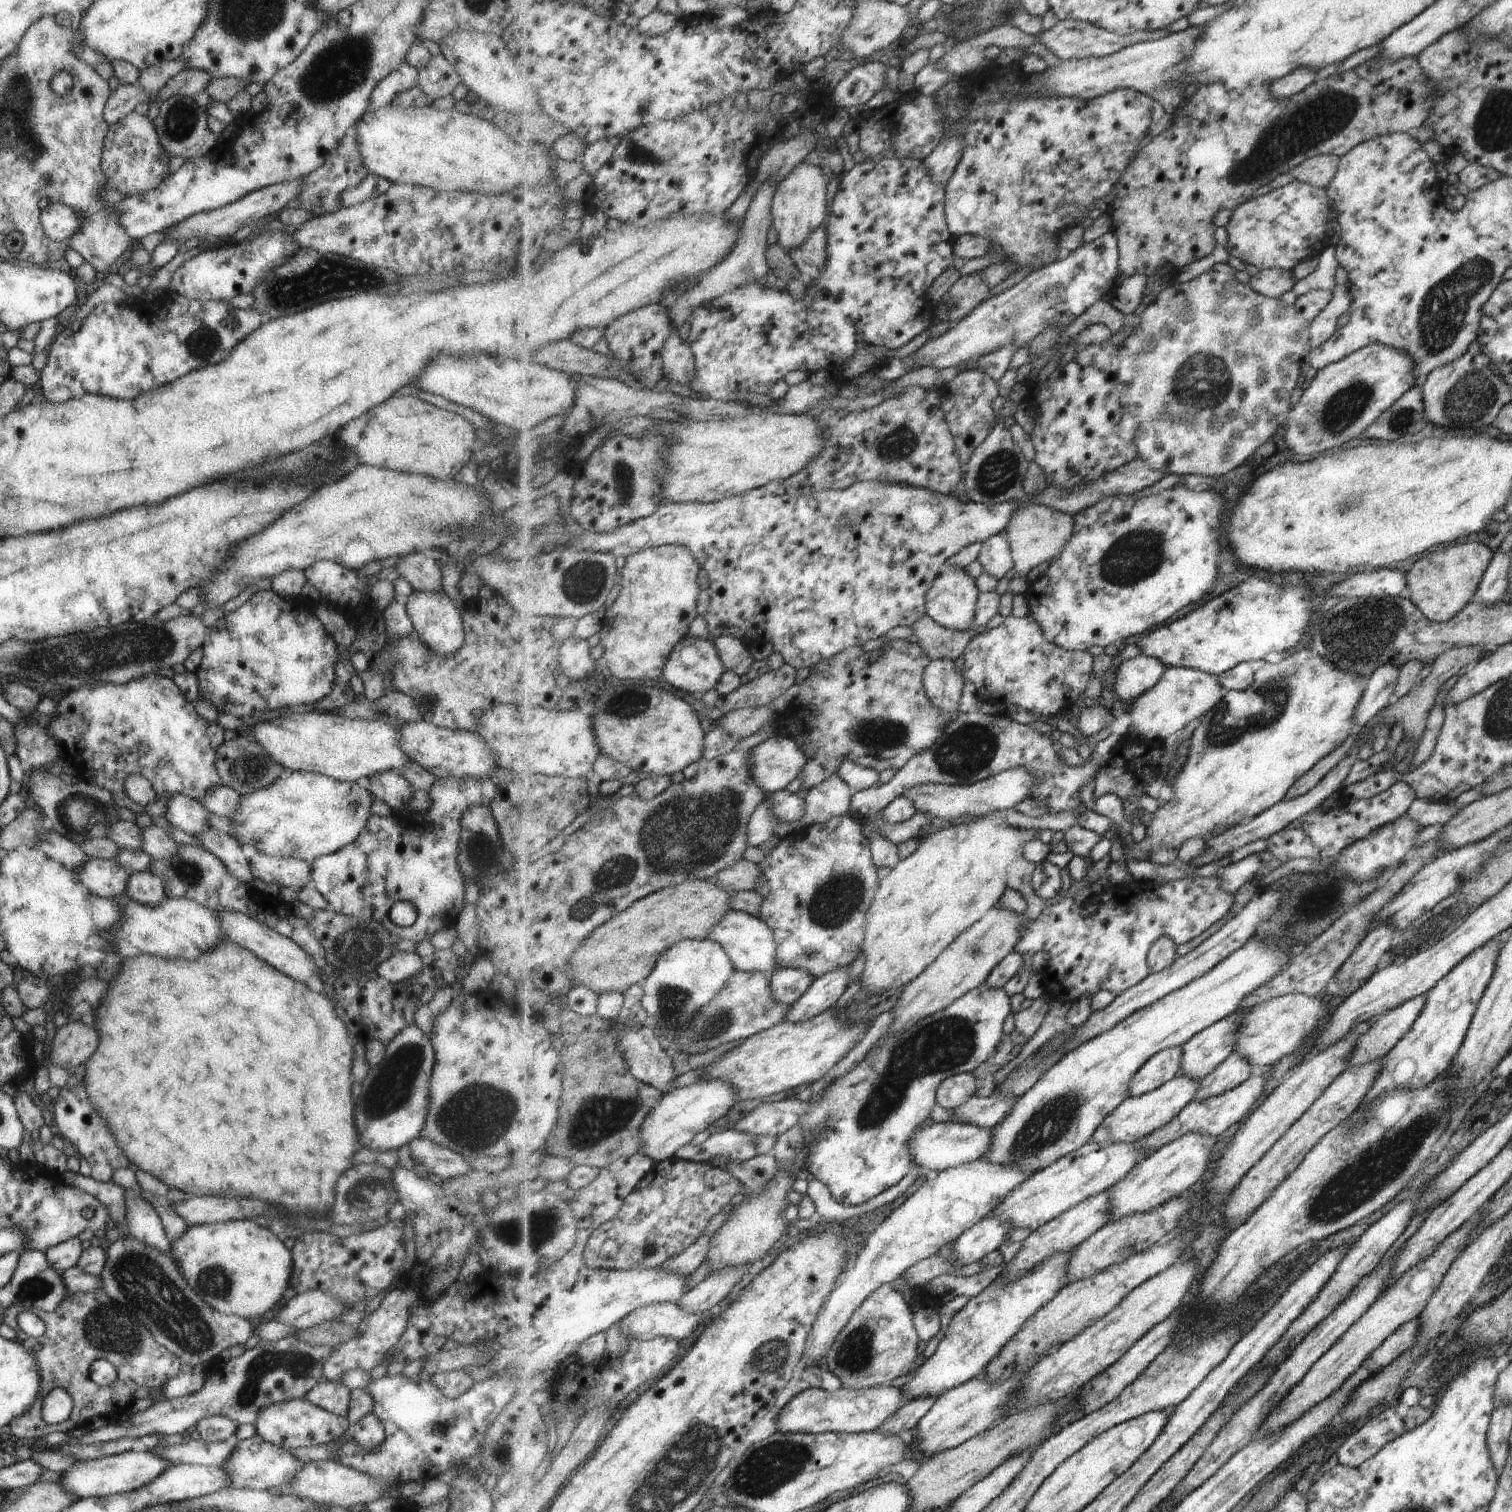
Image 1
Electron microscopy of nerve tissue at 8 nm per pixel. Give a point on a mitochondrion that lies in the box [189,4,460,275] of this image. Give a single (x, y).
(340, 66)

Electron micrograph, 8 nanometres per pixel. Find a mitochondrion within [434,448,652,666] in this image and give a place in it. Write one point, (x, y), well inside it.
(583, 582)

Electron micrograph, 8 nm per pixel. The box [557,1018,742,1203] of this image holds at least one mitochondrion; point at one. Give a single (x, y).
(593, 1122)

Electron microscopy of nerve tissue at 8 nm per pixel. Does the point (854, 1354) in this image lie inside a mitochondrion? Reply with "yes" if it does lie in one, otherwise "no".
yes

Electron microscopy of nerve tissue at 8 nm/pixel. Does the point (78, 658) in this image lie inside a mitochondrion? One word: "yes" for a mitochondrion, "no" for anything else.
yes

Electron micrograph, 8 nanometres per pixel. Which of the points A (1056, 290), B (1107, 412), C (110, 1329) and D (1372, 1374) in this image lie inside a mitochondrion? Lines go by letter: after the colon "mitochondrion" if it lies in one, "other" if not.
A: mitochondrion
B: other
C: mitochondrion
D: other

